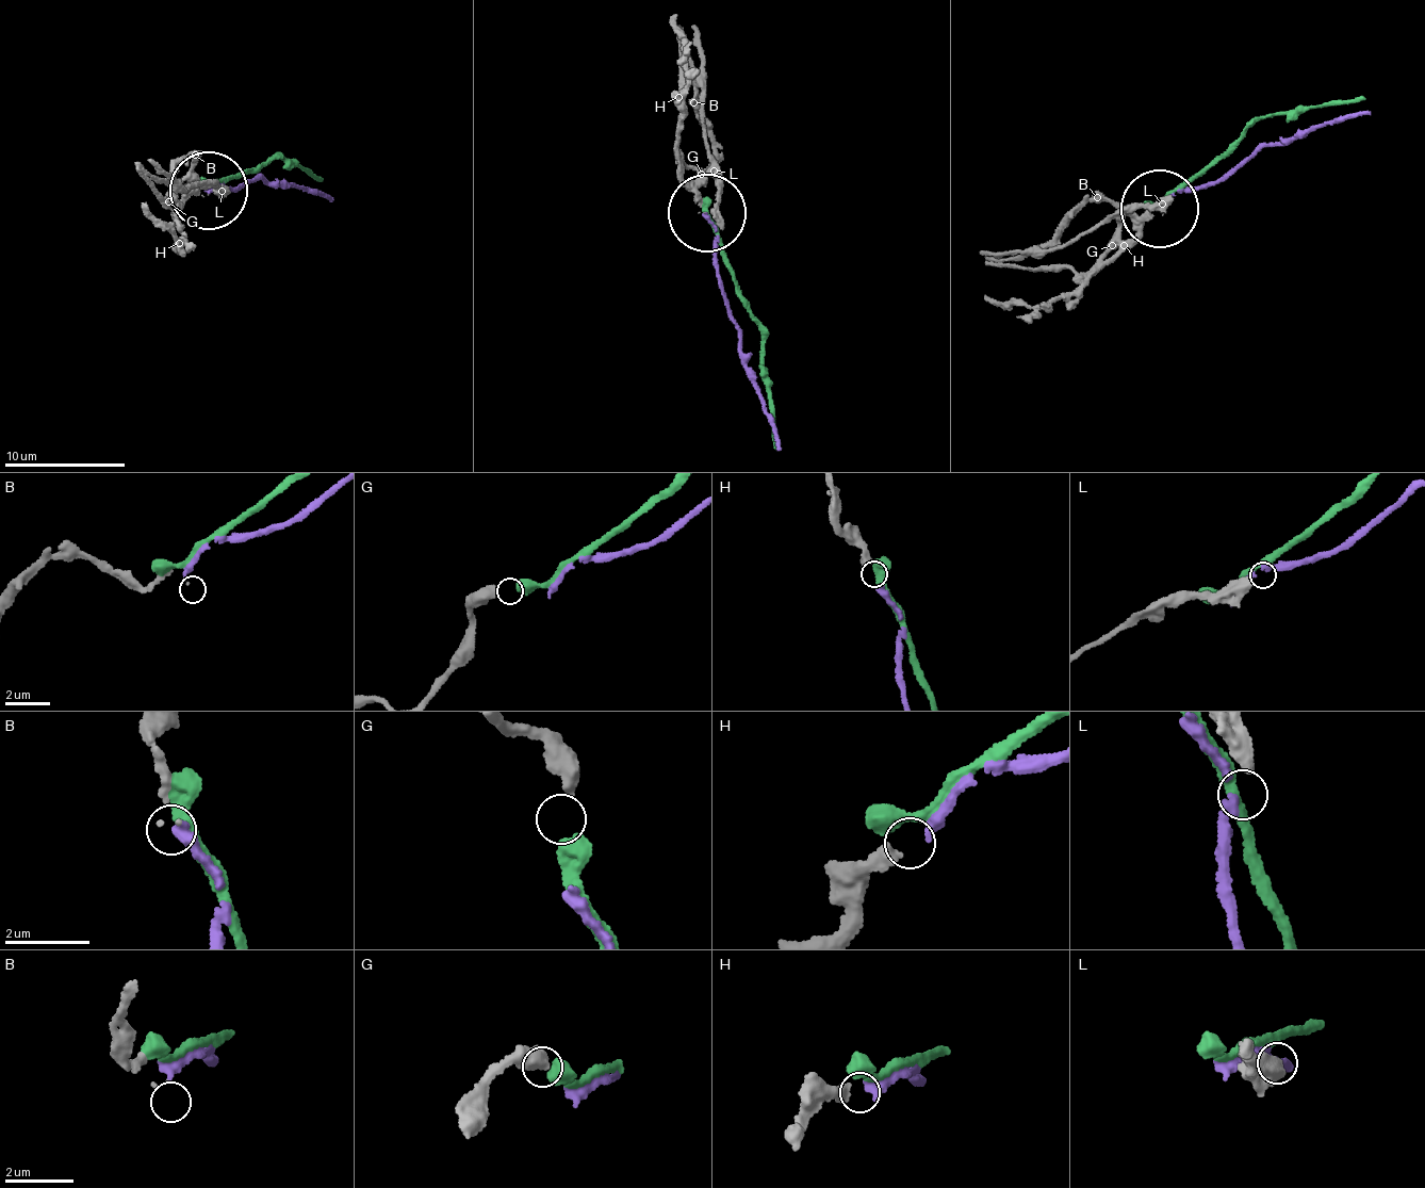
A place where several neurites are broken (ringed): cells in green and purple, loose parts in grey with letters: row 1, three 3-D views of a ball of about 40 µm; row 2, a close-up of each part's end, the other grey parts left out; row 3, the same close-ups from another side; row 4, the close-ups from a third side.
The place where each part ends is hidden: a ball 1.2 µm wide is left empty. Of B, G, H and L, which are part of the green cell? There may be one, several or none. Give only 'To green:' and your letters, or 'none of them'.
To green: G

